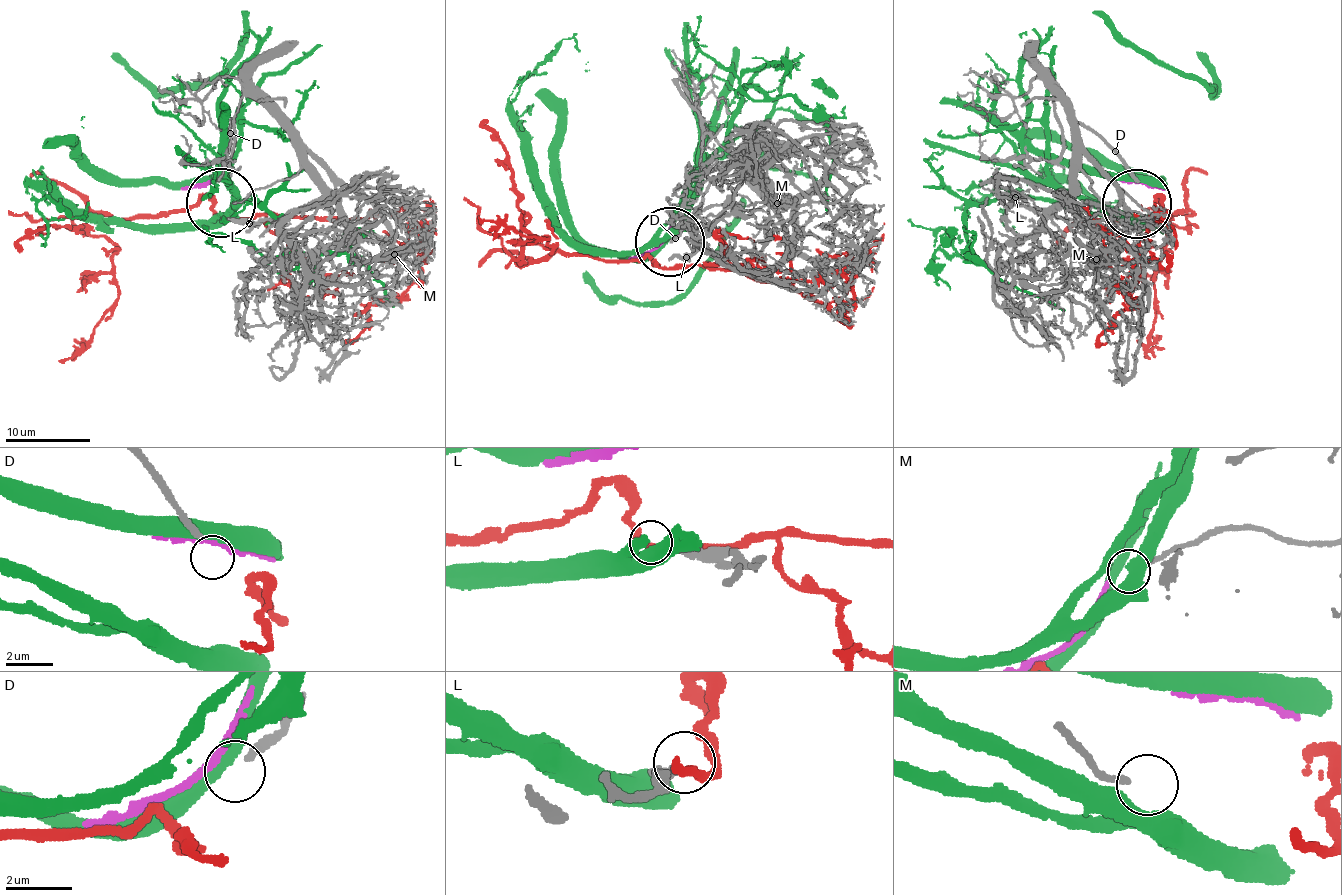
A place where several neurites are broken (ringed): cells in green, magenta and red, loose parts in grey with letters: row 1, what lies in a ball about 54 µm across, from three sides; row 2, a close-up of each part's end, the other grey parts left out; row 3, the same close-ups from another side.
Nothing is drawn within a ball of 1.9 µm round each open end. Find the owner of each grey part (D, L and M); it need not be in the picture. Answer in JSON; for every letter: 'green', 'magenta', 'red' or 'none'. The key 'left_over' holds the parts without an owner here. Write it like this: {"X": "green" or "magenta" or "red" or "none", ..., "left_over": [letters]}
{"D": "none", "L": "red", "M": "none", "left_over": ["D", "M"]}

